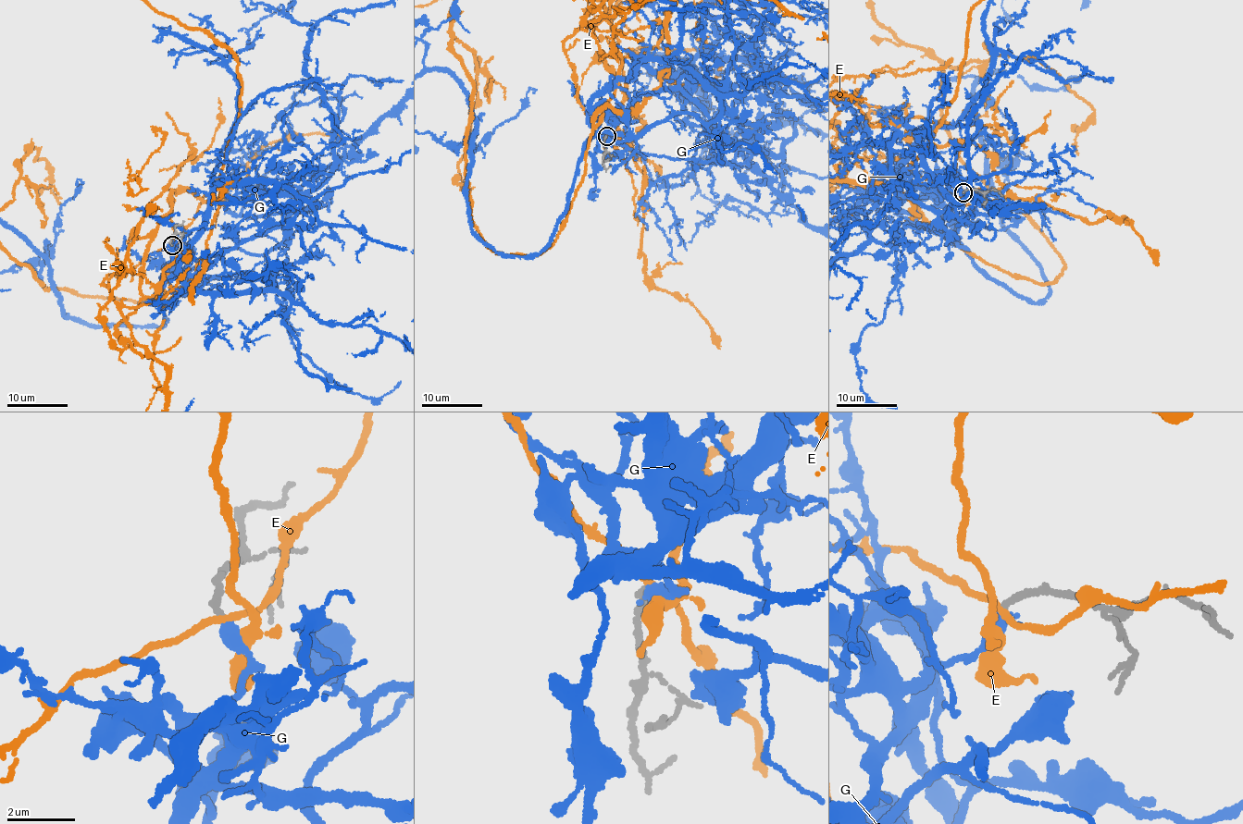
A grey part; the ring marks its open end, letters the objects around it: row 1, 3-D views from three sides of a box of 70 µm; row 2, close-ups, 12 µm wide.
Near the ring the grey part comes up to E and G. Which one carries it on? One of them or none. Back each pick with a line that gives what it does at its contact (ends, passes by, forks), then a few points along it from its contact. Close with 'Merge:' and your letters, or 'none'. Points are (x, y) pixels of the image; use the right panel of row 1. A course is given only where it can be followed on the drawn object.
G: it ends there
Merge: G

